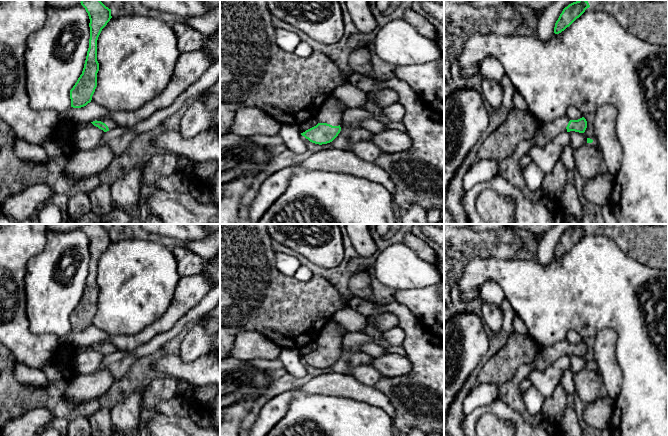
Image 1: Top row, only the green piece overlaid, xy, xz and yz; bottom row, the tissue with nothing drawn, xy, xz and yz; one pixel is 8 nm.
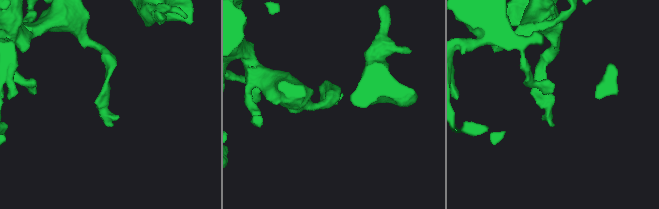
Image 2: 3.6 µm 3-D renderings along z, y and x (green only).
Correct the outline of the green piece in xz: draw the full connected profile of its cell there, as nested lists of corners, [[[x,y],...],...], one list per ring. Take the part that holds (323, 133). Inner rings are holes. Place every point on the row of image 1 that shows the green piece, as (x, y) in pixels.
[[[331,94],[320,106],[315,119],[318,124],[301,133],[306,139],[315,144],[332,142],[340,133],[340,123],[345,105]]]

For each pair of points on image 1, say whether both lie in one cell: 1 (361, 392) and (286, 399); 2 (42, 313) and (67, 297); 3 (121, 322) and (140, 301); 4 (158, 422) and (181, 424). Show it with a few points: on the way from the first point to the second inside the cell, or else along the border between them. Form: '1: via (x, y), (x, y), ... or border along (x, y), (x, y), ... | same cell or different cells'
1: via (342, 387), (305, 388) | same cell
2: via (48, 307), (58, 297), (61, 297) | same cell
3: via (124, 317), (135, 306) | same cell
4: via (164, 424), (175, 424) | same cell

